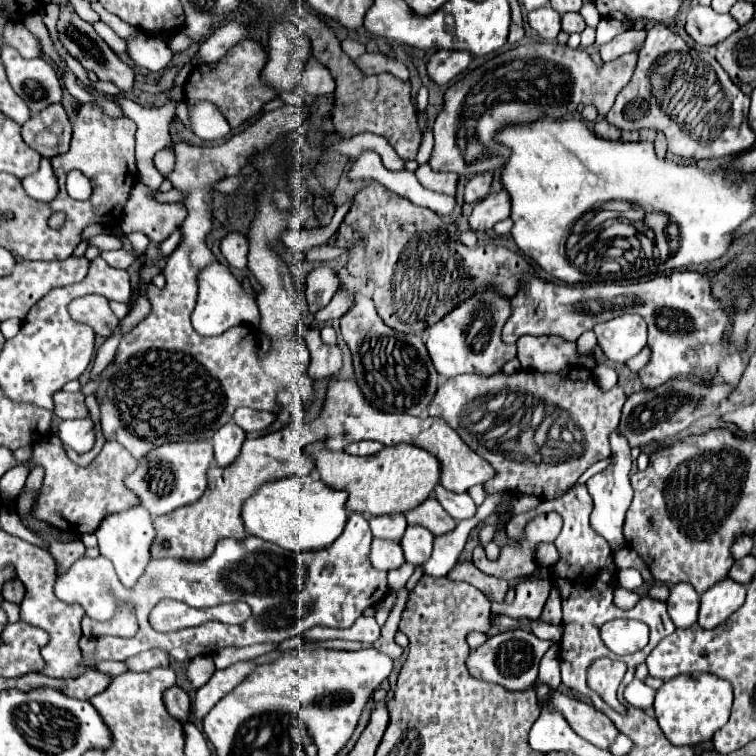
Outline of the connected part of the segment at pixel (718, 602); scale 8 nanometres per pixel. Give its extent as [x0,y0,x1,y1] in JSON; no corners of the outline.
[697,577,745,629]

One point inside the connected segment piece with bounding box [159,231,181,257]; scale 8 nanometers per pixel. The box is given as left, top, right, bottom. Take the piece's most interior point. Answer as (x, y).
(166, 247)

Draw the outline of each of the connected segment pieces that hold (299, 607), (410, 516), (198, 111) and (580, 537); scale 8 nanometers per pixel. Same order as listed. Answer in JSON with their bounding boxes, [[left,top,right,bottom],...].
[[55,513,387,661],[405,497,457,535],[189,101,231,141],[505,485,675,713]]

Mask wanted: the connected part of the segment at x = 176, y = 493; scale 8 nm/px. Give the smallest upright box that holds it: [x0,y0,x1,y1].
[125,441,213,517]

